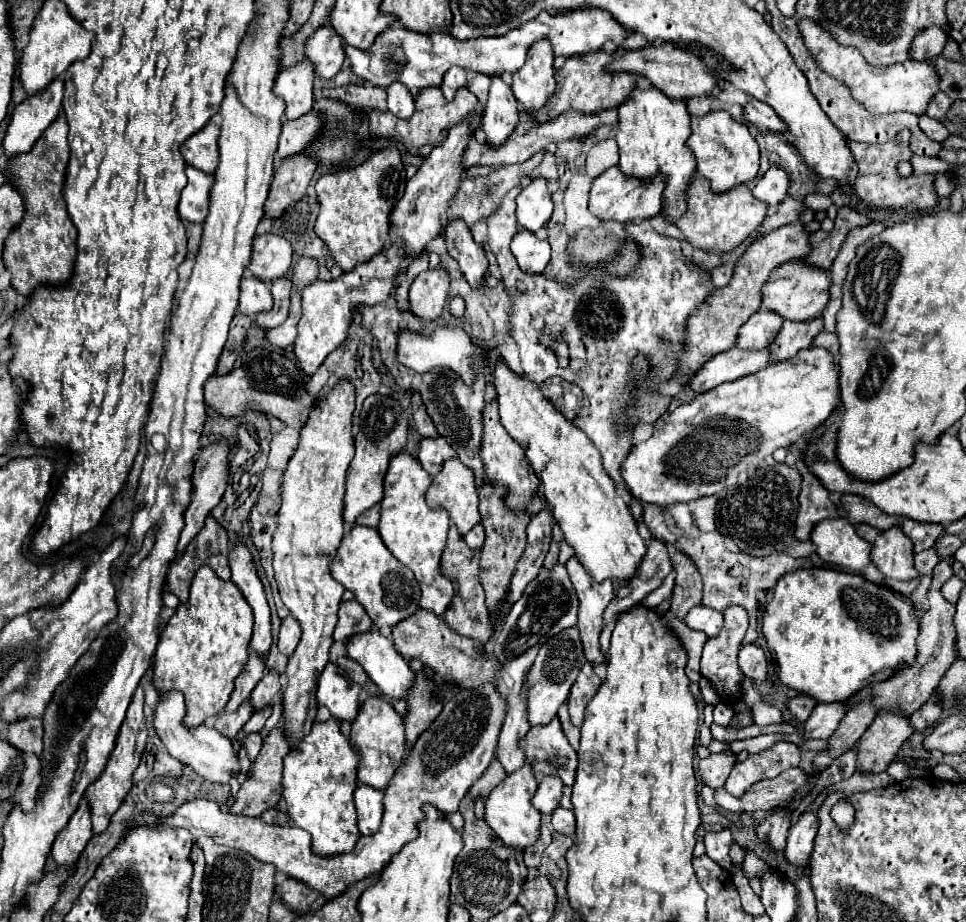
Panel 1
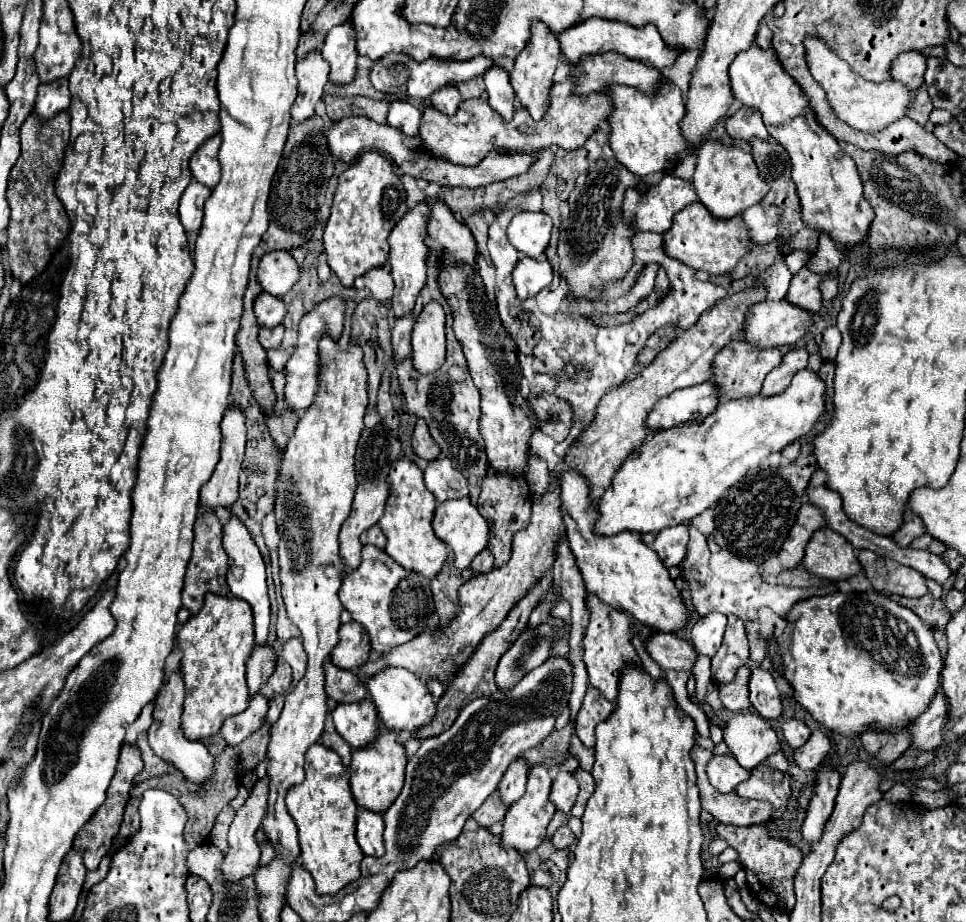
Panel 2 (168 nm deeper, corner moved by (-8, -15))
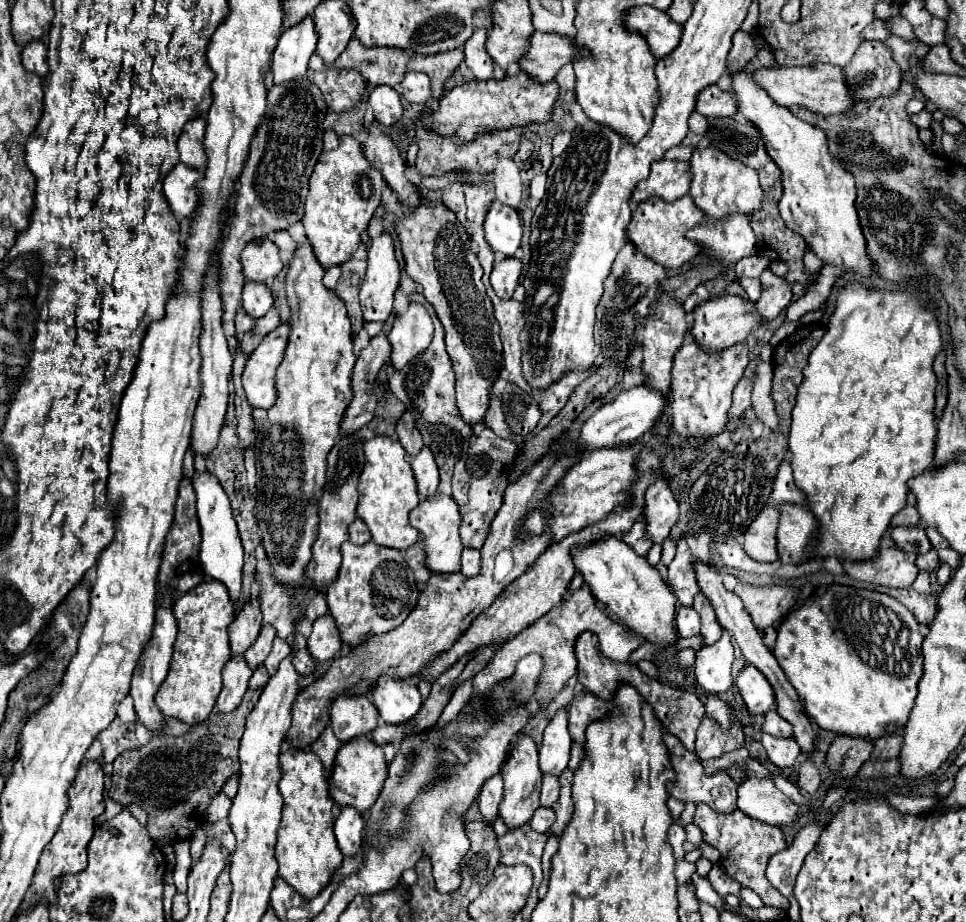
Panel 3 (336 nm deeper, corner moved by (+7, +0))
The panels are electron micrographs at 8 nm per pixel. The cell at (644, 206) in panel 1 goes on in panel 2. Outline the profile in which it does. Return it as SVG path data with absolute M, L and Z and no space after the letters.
M667 174L661 178L659 184L651 184L645 190L637 190L637 188L627 188L625 198L623 198L623 220L631 226L633 232L667 232L667 228L671 228L673 216L683 210L687 204L695 202L697 194L691 182L685 182L681 178L677 178L675 174Z

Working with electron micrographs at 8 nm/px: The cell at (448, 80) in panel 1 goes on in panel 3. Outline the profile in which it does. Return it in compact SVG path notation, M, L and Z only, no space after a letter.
M408 71L400 83L402 87L402 97L408 103L418 103L424 105L430 99L430 79L424 73L414 73Z

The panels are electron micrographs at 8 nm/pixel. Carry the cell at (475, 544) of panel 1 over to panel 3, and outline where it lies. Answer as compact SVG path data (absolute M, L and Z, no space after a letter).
M464 549L462 551L462 575L476 577L480 573L480 553L476 549Z

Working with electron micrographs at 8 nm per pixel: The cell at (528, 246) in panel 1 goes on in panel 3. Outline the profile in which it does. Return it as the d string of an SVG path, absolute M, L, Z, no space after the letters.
M514 257L500 259L494 263L494 271L490 275L490 283L500 299L510 299L514 289L518 287L518 279L522 273L522 263Z

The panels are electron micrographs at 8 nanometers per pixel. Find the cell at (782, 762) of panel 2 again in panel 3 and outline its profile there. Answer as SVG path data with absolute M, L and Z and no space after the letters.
M706 715L702 719L696 735L696 753L700 759L714 759L738 747L744 747L744 733L738 719L734 719L726 731L712 717Z

